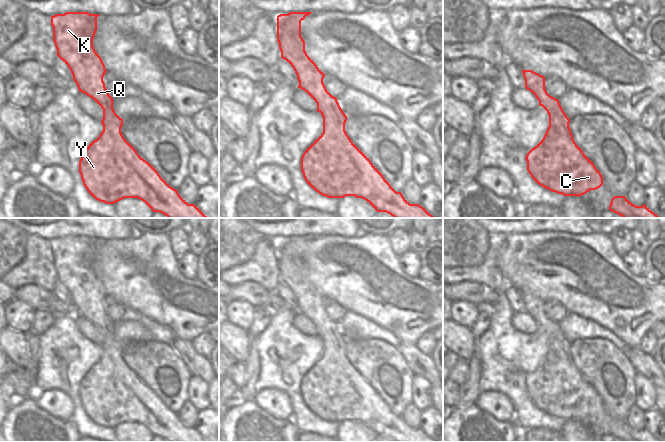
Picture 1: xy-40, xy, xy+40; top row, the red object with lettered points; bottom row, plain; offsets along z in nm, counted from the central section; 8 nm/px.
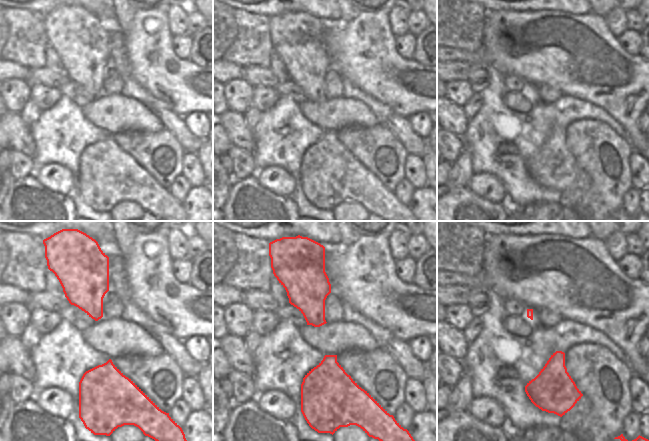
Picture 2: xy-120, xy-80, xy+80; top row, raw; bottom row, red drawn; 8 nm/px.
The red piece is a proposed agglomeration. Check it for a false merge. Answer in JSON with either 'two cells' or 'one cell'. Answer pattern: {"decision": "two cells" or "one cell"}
{"decision": "one cell"}

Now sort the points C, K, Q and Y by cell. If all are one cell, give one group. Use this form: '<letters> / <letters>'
C K Q Y

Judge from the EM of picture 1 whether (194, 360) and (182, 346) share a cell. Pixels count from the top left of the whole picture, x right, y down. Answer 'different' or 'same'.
same

